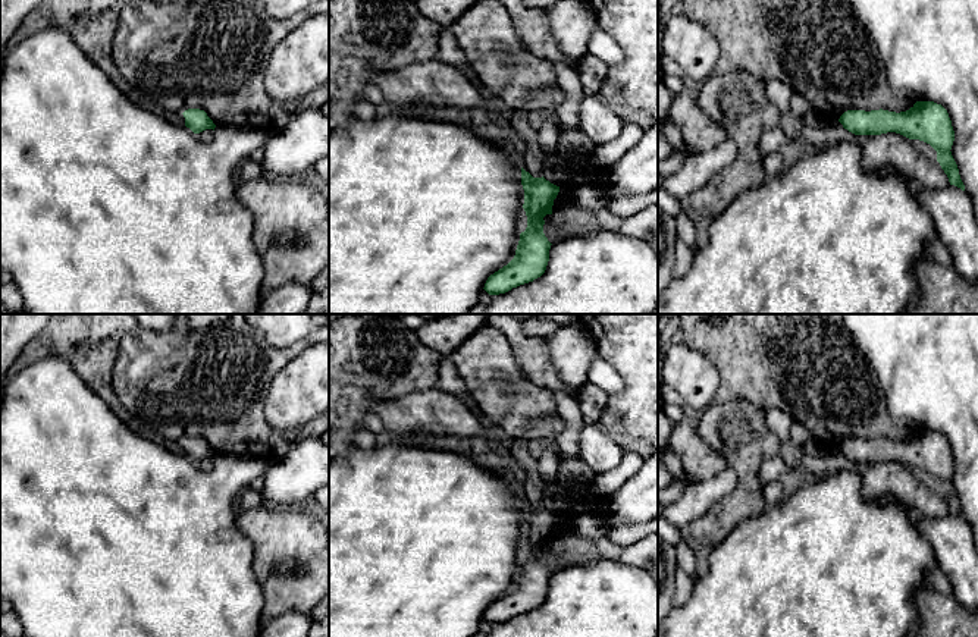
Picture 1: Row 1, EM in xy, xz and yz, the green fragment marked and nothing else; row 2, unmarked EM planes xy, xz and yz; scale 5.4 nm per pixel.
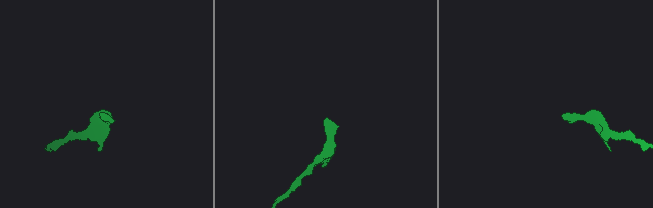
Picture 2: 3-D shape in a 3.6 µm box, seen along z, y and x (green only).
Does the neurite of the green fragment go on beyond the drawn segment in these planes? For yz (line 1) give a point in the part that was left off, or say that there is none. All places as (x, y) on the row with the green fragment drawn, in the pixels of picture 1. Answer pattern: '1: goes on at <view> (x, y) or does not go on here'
1: does not go on here

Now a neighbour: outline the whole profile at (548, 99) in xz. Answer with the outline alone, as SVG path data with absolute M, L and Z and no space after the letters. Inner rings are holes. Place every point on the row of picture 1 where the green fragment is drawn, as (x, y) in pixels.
M551 85L548 88L532 92L520 109L508 114L512 128L527 142L527 151L520 159L520 164L533 178L542 178L546 153L539 145L539 132L529 125L527 114L533 110L546 110L555 113L557 107L562 101L564 92L558 85Z

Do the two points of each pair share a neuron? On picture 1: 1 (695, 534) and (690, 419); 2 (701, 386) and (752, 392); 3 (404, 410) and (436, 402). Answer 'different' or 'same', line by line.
1: different
2: different
3: same

